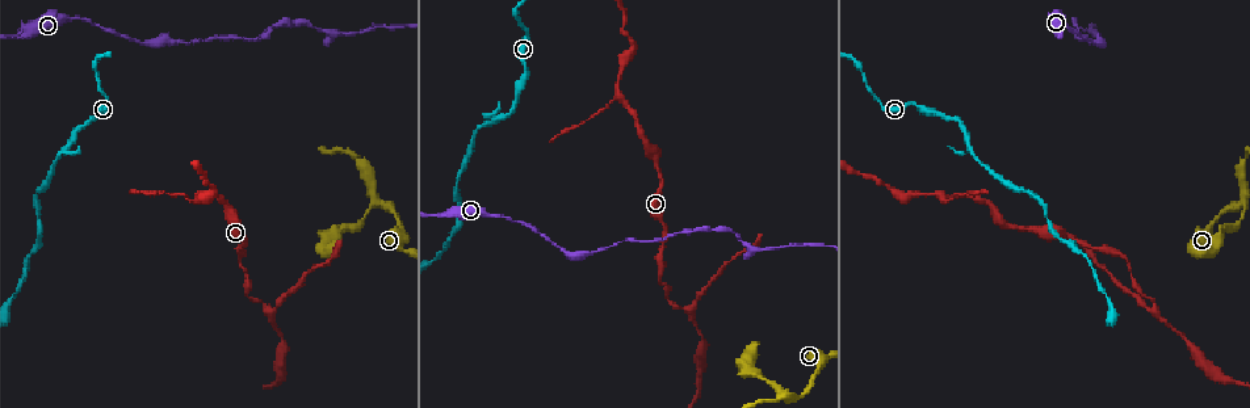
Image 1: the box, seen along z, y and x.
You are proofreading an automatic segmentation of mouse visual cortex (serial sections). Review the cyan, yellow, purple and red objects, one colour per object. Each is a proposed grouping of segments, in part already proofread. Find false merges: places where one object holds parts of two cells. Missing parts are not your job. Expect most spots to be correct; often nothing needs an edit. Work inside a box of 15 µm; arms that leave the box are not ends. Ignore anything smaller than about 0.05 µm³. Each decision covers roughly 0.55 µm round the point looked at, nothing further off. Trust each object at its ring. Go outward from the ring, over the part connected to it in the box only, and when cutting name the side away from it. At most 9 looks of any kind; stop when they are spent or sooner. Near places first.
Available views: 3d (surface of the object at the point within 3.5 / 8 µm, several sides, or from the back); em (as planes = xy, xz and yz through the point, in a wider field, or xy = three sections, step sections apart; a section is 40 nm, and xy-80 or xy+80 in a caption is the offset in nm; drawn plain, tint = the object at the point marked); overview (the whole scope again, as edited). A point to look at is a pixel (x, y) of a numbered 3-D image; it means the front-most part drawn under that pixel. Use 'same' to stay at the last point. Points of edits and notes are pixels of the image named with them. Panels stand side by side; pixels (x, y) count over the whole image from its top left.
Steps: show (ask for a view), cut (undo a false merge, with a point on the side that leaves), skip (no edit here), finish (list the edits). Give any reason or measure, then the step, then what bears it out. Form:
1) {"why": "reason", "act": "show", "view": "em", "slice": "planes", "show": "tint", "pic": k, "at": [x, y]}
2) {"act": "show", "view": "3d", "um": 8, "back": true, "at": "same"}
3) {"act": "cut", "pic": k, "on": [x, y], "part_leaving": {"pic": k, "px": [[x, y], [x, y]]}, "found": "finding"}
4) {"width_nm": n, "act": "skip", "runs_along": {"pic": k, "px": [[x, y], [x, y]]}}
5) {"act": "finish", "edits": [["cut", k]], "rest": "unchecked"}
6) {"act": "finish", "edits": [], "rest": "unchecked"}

{"why": "abrupt turn", "act": "show", "view": "3d", "um": 8, "back": true, "pic": 1, "at": [1218, 230]}

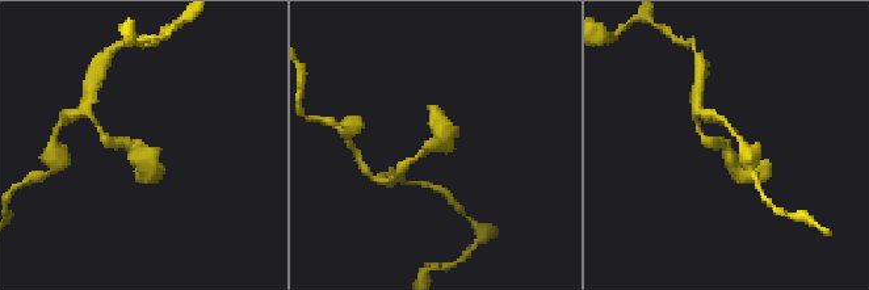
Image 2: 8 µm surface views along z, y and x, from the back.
{"why": "closer look", "act": "show", "view": "3d", "um": 3.5, "pic": 2, "at": [729, 151]}

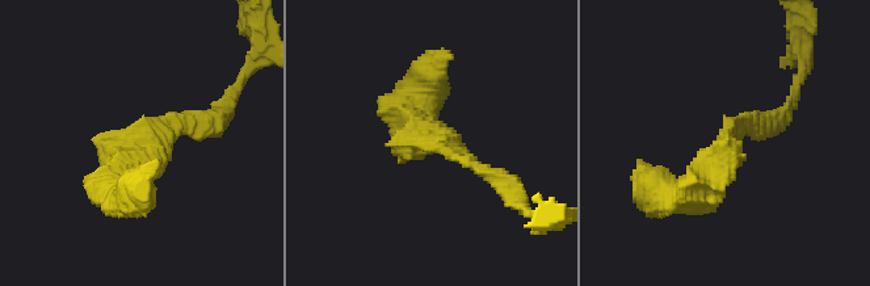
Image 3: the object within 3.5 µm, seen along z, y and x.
{"act": "skip", "runs_along": {"pic": 3, "px": [[512, 192], [420, 122], [420, 88]]}, "found": "all the same cell"}

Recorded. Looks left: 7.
{"why": "calibre changes", "act": "show", "view": "3d", "um": 3.5, "pic": 1, "at": [245, 270]}

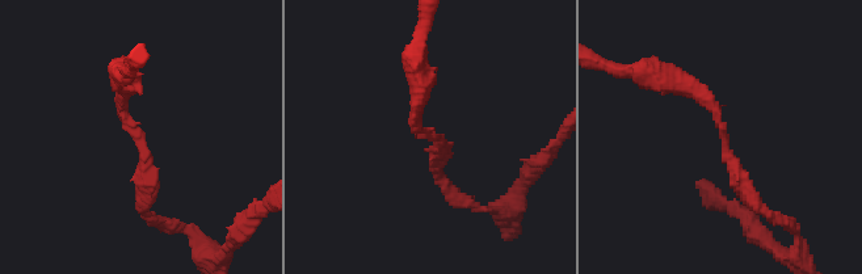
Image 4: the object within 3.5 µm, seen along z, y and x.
{"act": "skip", "runs_along": {"pic": 4, "px": [[671, 79], [718, 112], [738, 180], [764, 209]]}, "found": "one cell here"}

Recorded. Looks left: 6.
{"why": "three arms meet", "act": "show", "view": "3d", "um": 3.5, "back": true, "pic": 1, "at": [1156, 311]}

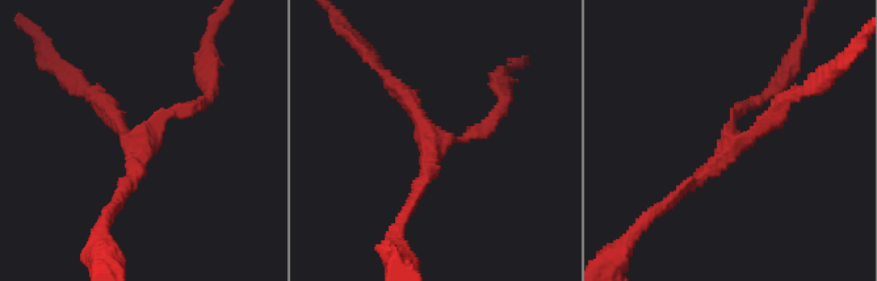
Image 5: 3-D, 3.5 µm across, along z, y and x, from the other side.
{"arms": 3, "arm_widths_nm": [150, 200, 200], "act": "show", "view": "em", "slice": "xy", "step": 2, "show": "tint", "pic": 5, "at": [731, 142]}

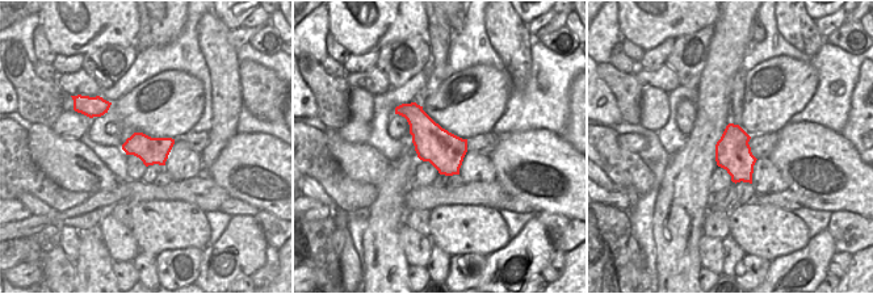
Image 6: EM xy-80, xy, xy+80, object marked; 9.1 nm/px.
{"width_nm": 360, "act": "skip", "runs_along": {"pic": 5, "px": [[758, 101], [734, 113], [718, 162], [671, 198]]}, "found": "continuous, no second cell"}

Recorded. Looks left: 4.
{"why": "narrows sharply", "act": "show", "view": "3d", "um": 3.5, "back": true, "pic": 1, "at": [659, 177]}

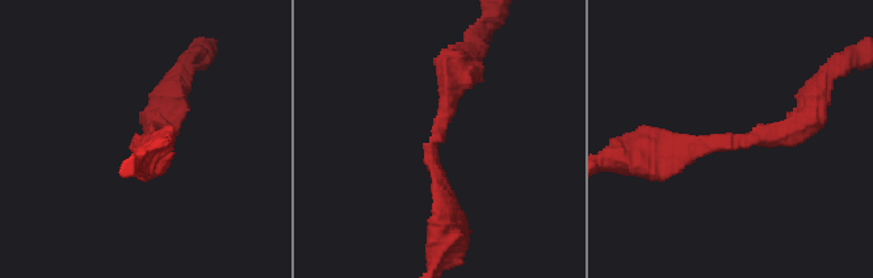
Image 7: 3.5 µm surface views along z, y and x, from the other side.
{"why": "need the tissue", "act": "show", "view": "em", "slice": "planes", "show": "tint", "pic": 7, "at": [737, 143]}

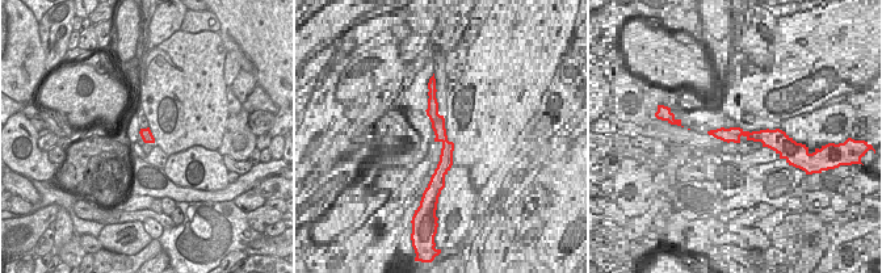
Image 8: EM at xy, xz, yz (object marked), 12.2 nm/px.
{"width_nm": 140, "act": "skip", "runs_along": {"pic": 7, "px": [[653, 154], [781, 138], [811, 113]]}, "found": "continuous, no second cell"}

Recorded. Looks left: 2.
{"act": "finish", "edits": [], "rest": "unchecked"}

